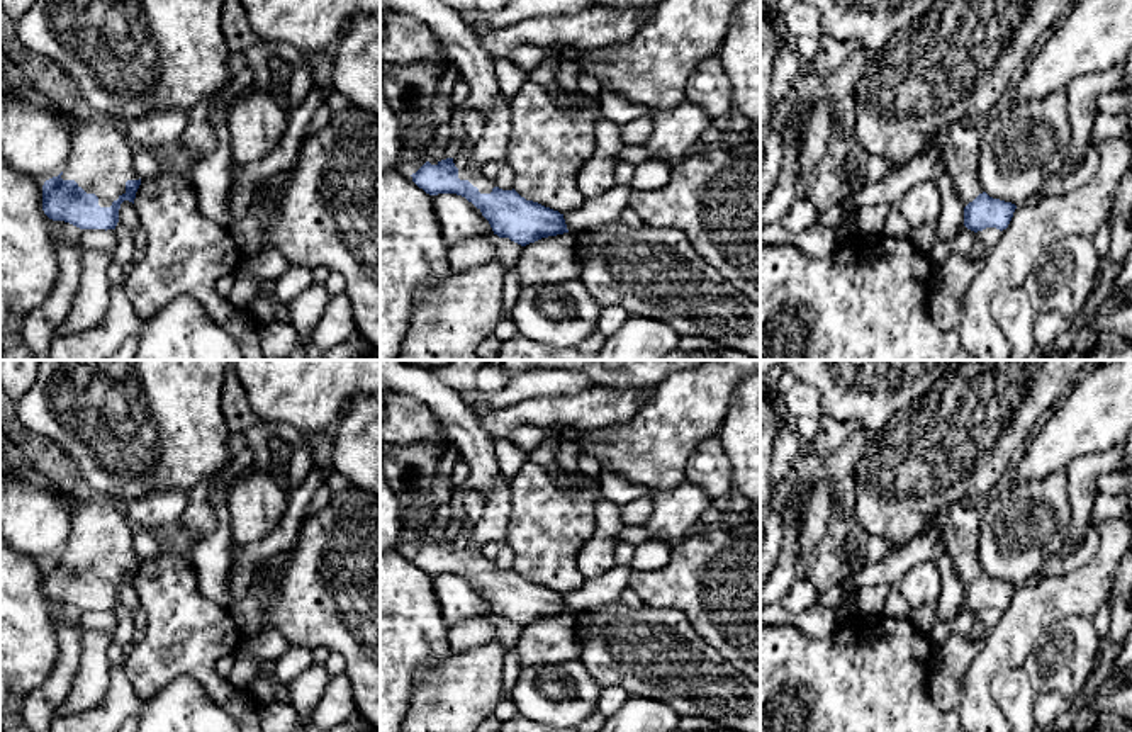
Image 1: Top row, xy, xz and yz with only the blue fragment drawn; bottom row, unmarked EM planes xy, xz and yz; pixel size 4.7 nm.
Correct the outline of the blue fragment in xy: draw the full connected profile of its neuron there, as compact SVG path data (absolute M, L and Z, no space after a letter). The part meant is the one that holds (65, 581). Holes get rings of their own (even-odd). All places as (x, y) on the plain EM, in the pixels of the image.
M64 498L71 511L63 552L42 566L42 591L80 610L115 610L124 581L134 584L141 557L134 530L110 499Z

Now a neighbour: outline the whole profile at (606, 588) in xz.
M614 566L597 577L586 579L579 589L563 594L567 610L577 613L619 601L621 593L630 588L630 572L628 566Z

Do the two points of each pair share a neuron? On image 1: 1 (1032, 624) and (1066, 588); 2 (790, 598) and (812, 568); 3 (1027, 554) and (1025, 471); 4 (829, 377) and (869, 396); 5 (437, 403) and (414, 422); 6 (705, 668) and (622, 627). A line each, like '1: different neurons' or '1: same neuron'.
1: same neuron
2: different neurons
3: different neurons
4: same neuron
5: different neurons
6: same neuron

